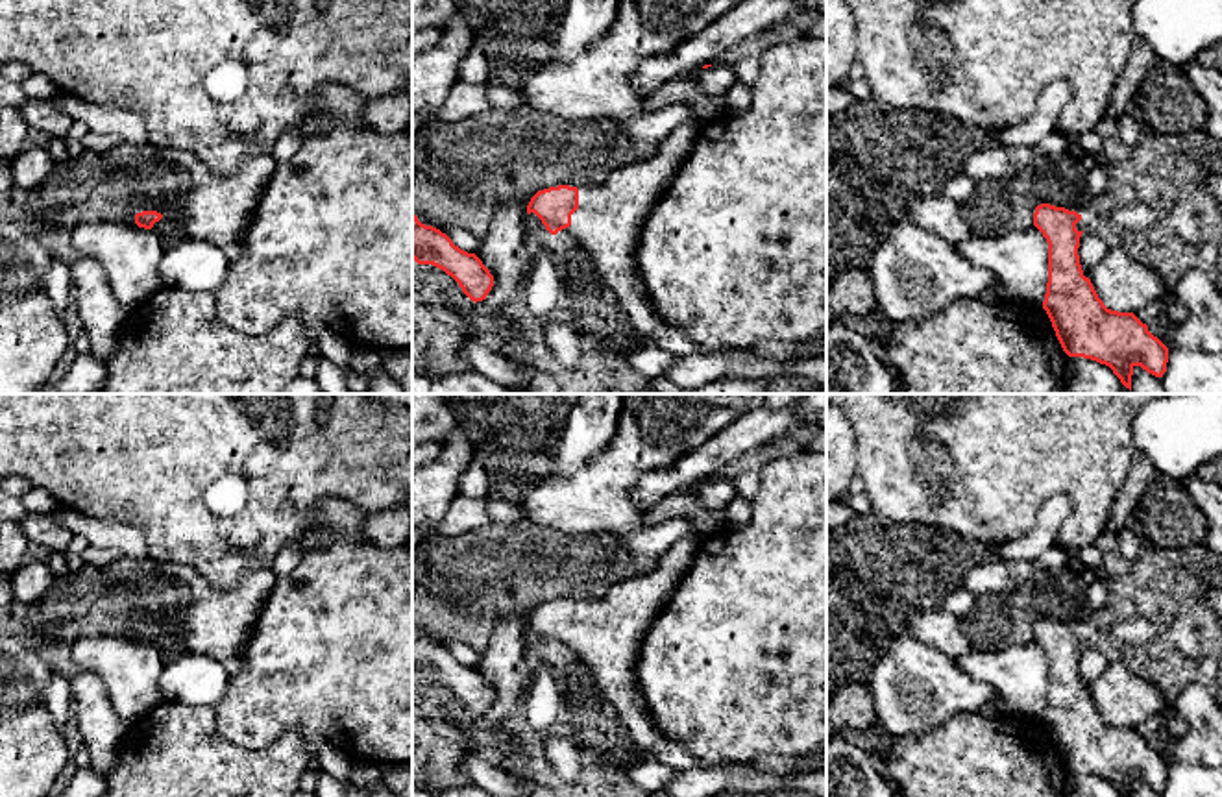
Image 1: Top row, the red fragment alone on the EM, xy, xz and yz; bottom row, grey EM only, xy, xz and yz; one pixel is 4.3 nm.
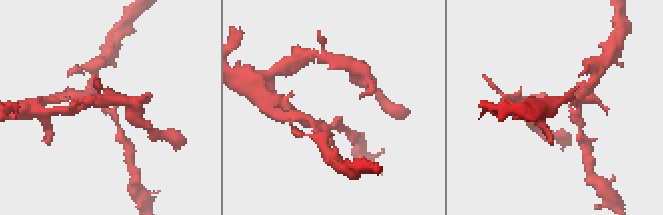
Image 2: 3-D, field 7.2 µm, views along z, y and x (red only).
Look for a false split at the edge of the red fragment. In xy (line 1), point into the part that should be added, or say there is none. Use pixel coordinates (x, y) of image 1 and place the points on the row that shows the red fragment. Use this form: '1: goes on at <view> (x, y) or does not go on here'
1: does not go on here

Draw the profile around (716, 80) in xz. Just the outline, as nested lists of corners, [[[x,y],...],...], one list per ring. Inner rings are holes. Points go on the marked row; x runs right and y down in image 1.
[[[715,63],[697,74],[703,100],[719,104],[736,83],[734,65]]]

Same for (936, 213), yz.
[[[941,192],[917,198],[908,207],[908,216],[921,227],[926,229],[952,246],[967,240],[971,229],[961,215],[961,203],[952,202]]]

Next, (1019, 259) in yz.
[[[1035,226],[1000,237],[969,237],[956,250],[998,277],[1000,296],[1043,307],[1048,283],[1048,242]]]

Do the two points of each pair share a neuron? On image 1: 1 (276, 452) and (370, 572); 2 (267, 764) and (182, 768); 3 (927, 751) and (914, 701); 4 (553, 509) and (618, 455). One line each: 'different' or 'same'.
1: different
2: same
3: different
4: same

